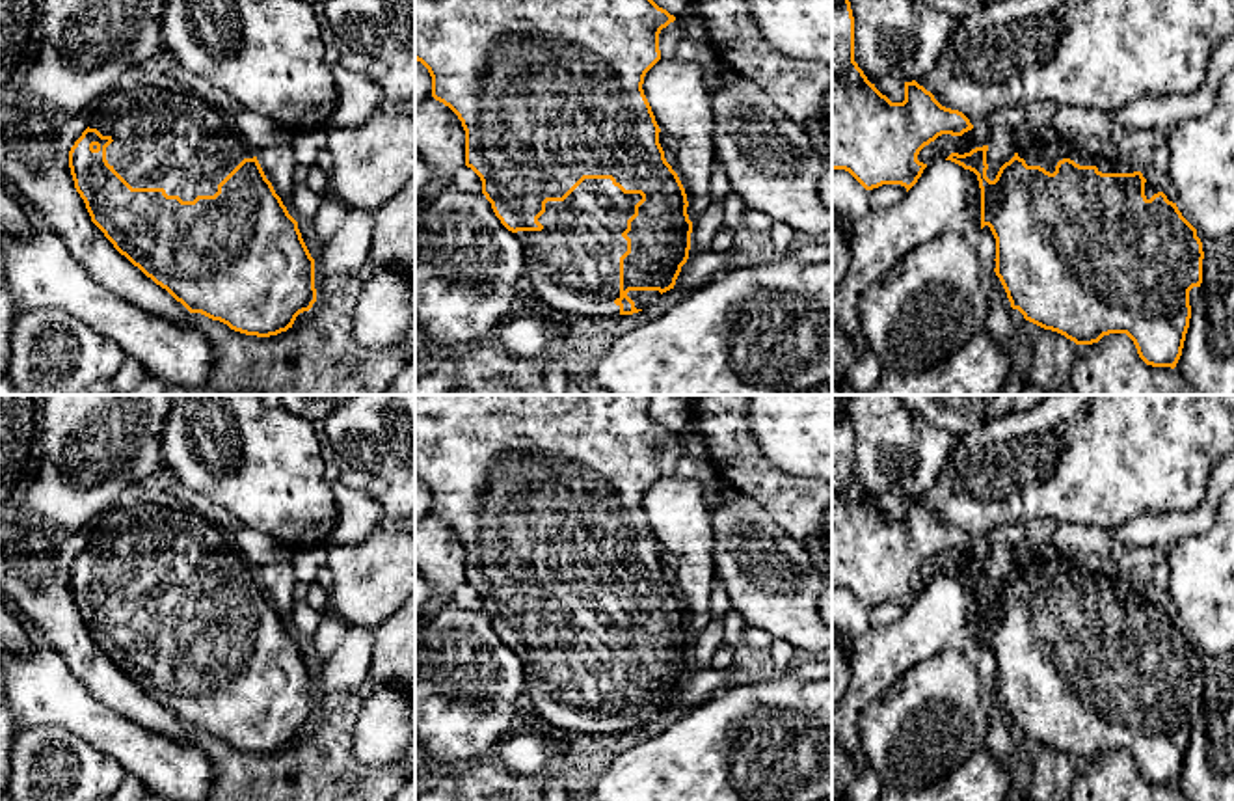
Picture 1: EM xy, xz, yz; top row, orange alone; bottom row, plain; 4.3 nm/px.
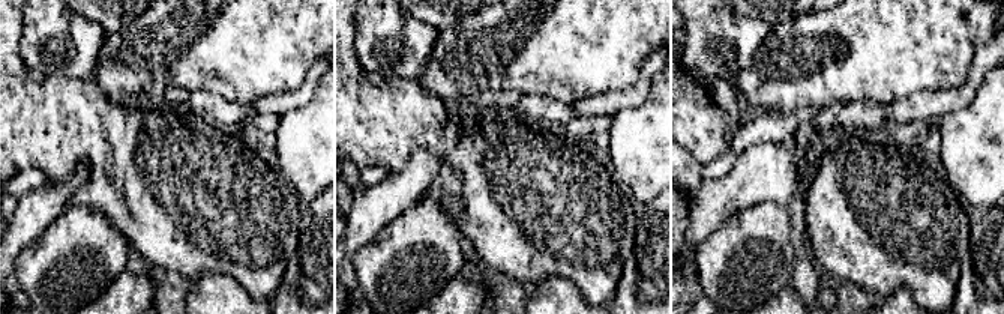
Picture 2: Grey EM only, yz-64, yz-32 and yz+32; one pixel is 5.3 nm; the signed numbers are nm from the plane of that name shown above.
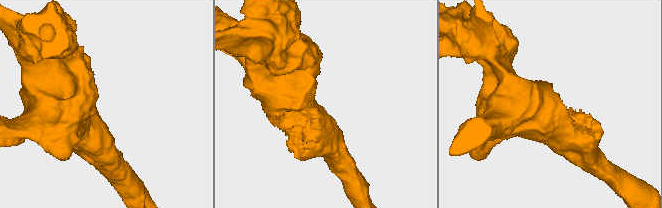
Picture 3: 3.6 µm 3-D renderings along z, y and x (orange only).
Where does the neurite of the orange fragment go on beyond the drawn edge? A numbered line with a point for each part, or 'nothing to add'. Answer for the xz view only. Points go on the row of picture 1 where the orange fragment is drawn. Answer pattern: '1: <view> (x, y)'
1: xz (574, 263)

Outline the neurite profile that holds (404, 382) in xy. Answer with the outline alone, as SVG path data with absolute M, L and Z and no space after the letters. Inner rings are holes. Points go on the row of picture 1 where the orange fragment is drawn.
M415 358L395 374L385 395L415 395Z

